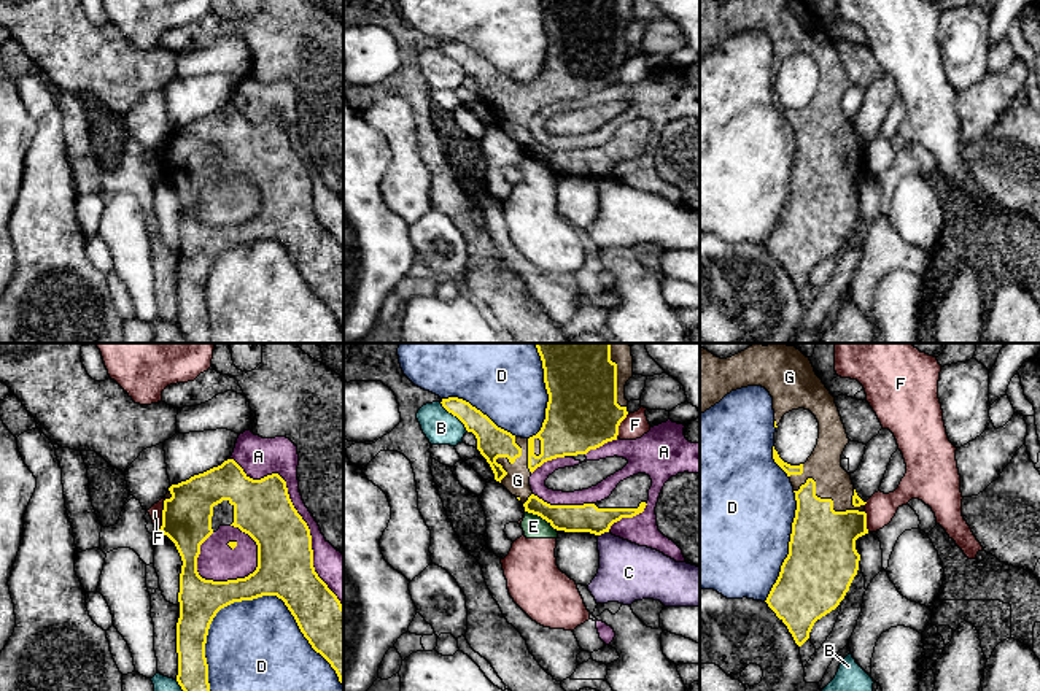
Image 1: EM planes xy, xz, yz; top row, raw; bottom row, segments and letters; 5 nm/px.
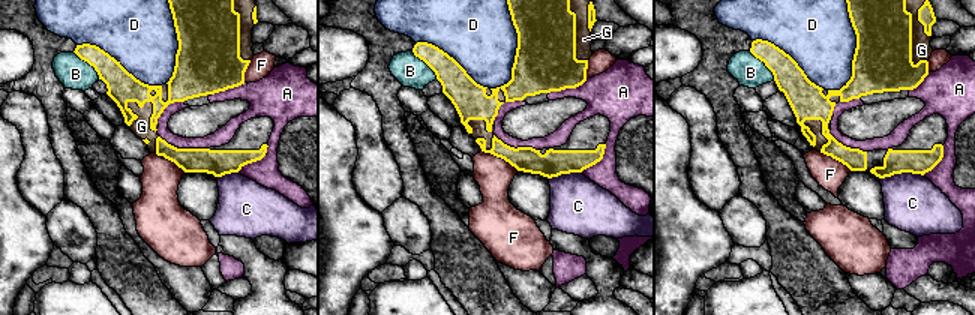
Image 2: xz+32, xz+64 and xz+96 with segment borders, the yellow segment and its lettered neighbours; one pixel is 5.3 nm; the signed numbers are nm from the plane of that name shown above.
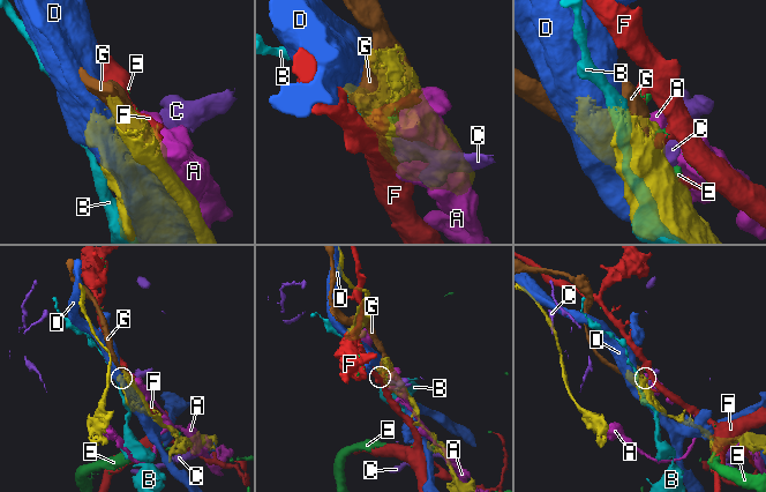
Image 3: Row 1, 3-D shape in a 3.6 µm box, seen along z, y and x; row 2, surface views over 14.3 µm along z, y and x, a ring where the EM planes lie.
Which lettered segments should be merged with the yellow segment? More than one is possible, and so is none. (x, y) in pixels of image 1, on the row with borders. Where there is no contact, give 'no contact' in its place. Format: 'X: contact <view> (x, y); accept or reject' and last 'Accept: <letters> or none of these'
A: contact xy (301, 518); reject
B: contact xz (455, 415); reject
C: contact xz (603, 532); reject
D: contact xy (285, 604); reject
E: contact xz (541, 517); reject
F: contact xy (162, 515); reject
G: contact yz (827, 499); accept
Accept: G

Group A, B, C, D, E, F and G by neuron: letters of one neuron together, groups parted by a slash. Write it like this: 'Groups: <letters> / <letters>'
Groups: A / B / C / D / E F / G

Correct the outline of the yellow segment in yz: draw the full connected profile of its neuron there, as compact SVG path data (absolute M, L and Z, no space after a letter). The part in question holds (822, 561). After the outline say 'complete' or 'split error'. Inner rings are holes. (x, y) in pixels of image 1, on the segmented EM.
M784 343L752 345L727 359L700 348L700 415L731 391L747 386L762 386L773 397L774 427L786 413L798 408L809 410L819 423L817 445L805 464L784 462L773 446L774 462L794 486L797 510L789 554L765 602L801 647L809 639L814 623L840 605L857 575L860 554L856 550L856 540L868 534L867 502L857 496L851 475L841 467L841 454L849 438L835 397L816 375L809 357Z; split error

